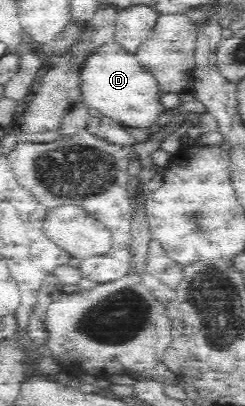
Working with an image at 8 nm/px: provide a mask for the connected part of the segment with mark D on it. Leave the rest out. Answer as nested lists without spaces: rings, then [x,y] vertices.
[[[114,41],[102,45],[84,61],[80,83],[81,95],[88,107],[126,128],[148,129],[158,123],[160,115],[166,110],[162,104],[163,93],[156,76],[140,65],[135,55],[130,55]]]

